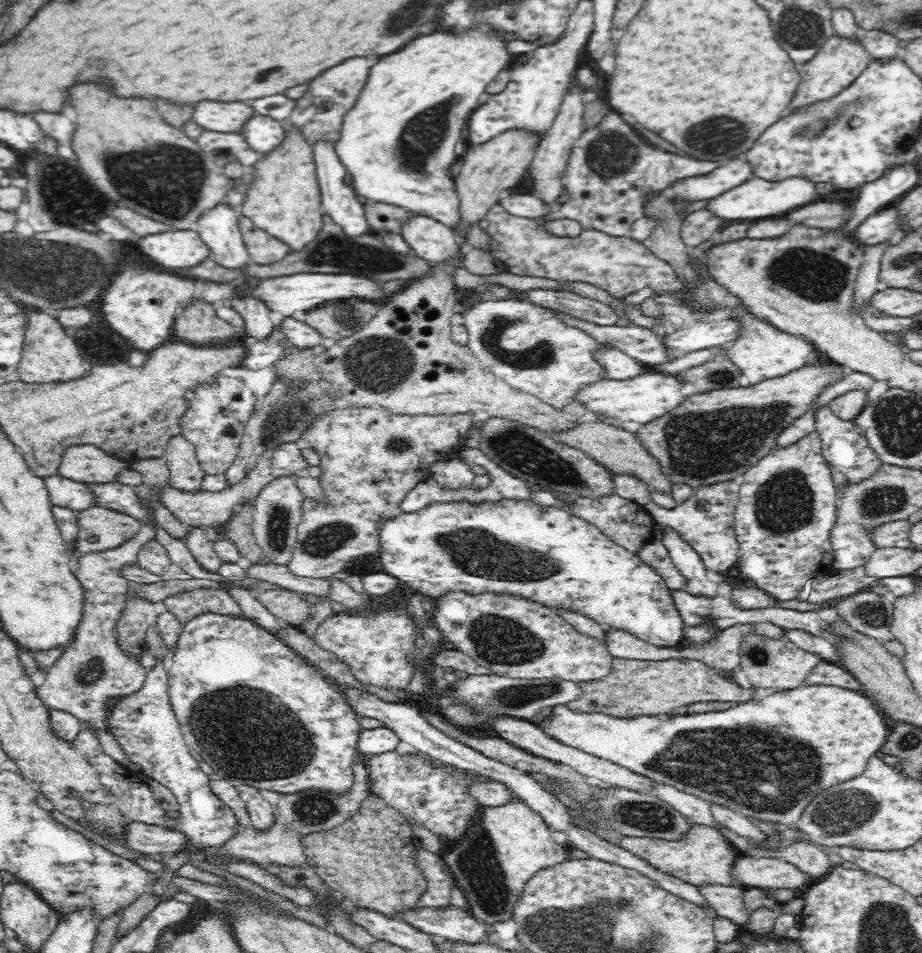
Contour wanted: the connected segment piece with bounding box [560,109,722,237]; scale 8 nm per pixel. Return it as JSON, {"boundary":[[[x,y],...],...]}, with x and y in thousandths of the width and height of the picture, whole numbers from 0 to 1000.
{"boundary":[[[663,114],[648,133],[634,136],[621,151],[613,192],[617,210],[610,213],[607,222],[616,230],[627,232],[634,241],[680,249],[685,235],[700,225],[696,208],[701,208],[701,201],[722,199],[733,189],[761,185],[781,173],[781,170],[764,170],[705,155],[705,151],[694,147],[685,132]]]}

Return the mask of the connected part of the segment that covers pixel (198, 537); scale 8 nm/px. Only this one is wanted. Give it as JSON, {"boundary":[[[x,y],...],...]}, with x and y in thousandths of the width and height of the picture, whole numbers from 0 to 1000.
{"boundary":[[[210,552],[200,561],[202,573],[207,577],[207,582],[226,598],[235,600],[242,591],[231,572],[233,569],[226,565],[221,552]]]}

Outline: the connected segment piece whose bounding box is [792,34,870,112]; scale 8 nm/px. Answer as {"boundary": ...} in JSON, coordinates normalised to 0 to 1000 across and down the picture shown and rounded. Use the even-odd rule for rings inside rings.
{"boundary":[[[902,37],[900,42],[894,43],[892,50],[883,56],[881,63],[866,67],[869,84],[859,105],[859,118],[868,116],[868,113],[877,112],[889,106],[900,105],[911,99],[915,92],[925,87],[925,84],[928,84],[928,81],[934,79],[934,76],[939,73],[941,65],[944,65],[944,58],[934,42]]]}

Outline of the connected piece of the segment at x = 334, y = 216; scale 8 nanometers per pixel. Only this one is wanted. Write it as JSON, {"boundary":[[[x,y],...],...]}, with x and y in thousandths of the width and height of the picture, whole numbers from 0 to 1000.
{"boundary":[[[343,147],[339,151],[339,167],[343,173],[343,183],[347,200],[349,204],[349,220],[355,222],[355,227],[369,236],[373,244],[377,248],[390,248],[399,244],[399,230],[396,227],[395,211],[392,210],[382,197],[382,194],[373,192],[373,187],[377,186],[375,175],[369,170],[364,162],[362,150],[356,147]]]}

